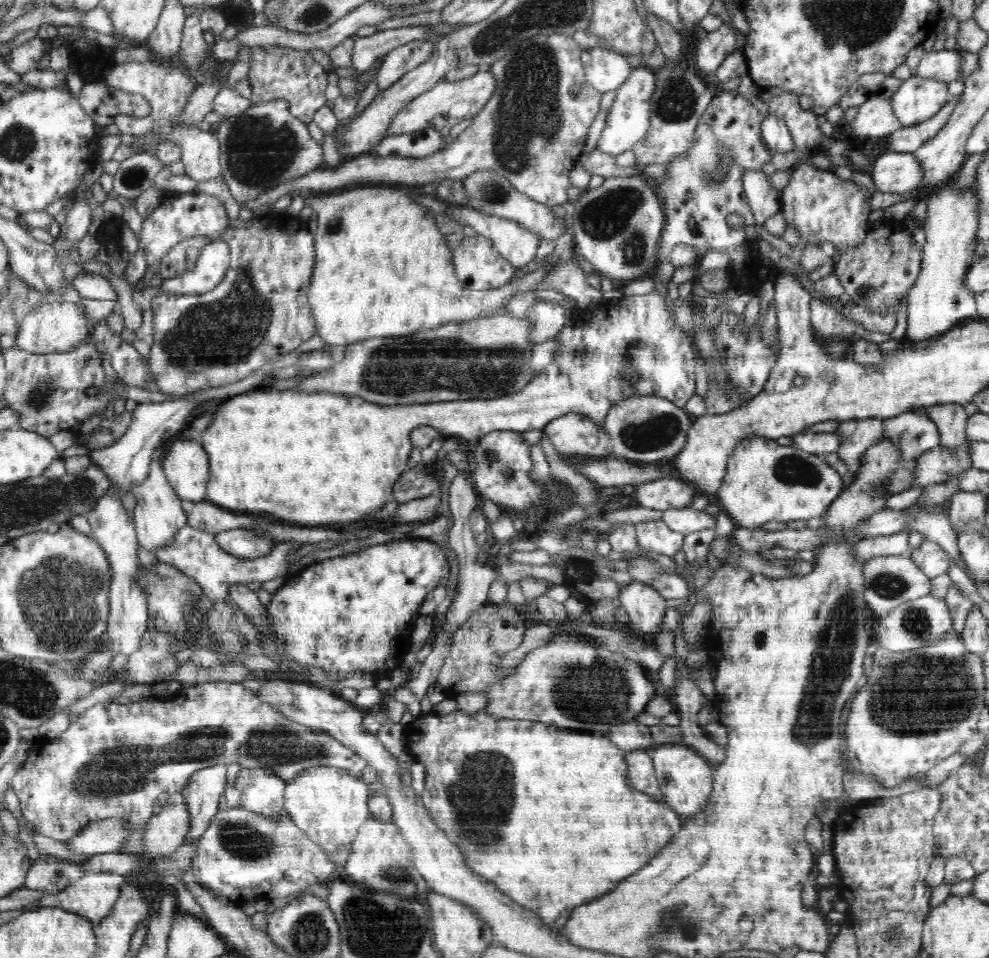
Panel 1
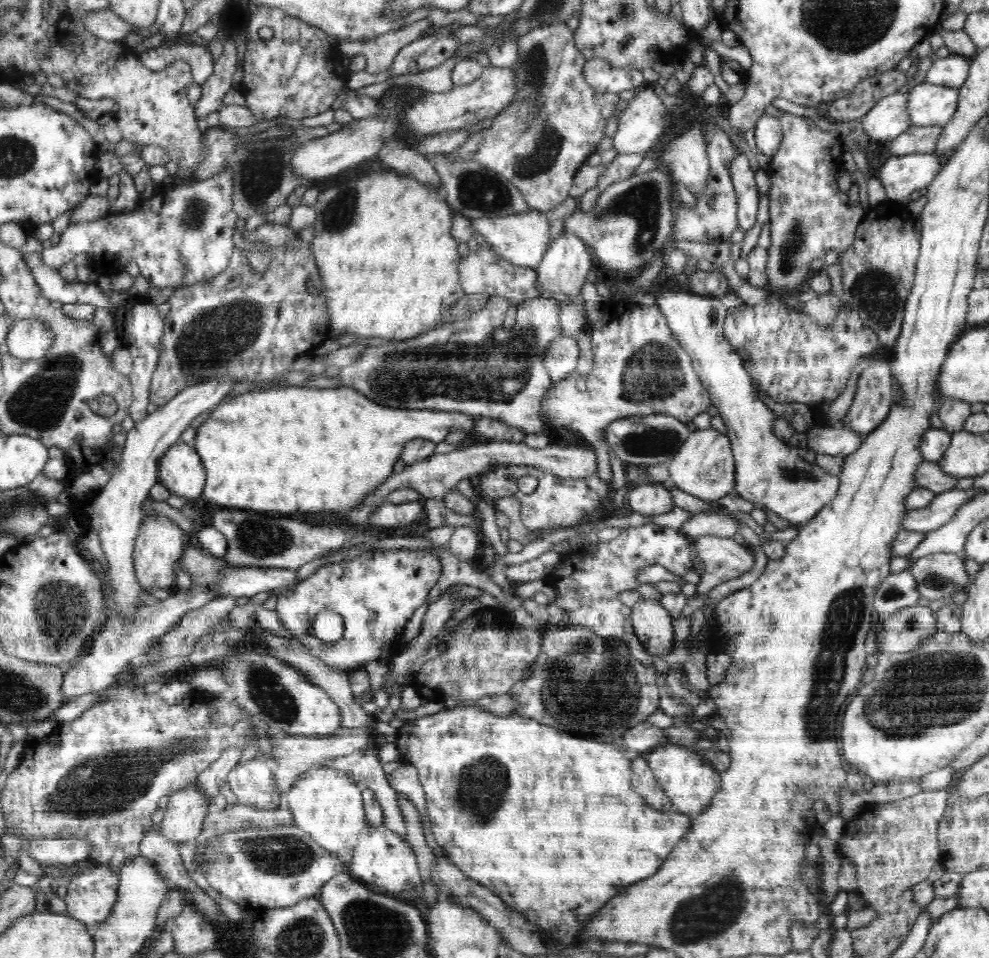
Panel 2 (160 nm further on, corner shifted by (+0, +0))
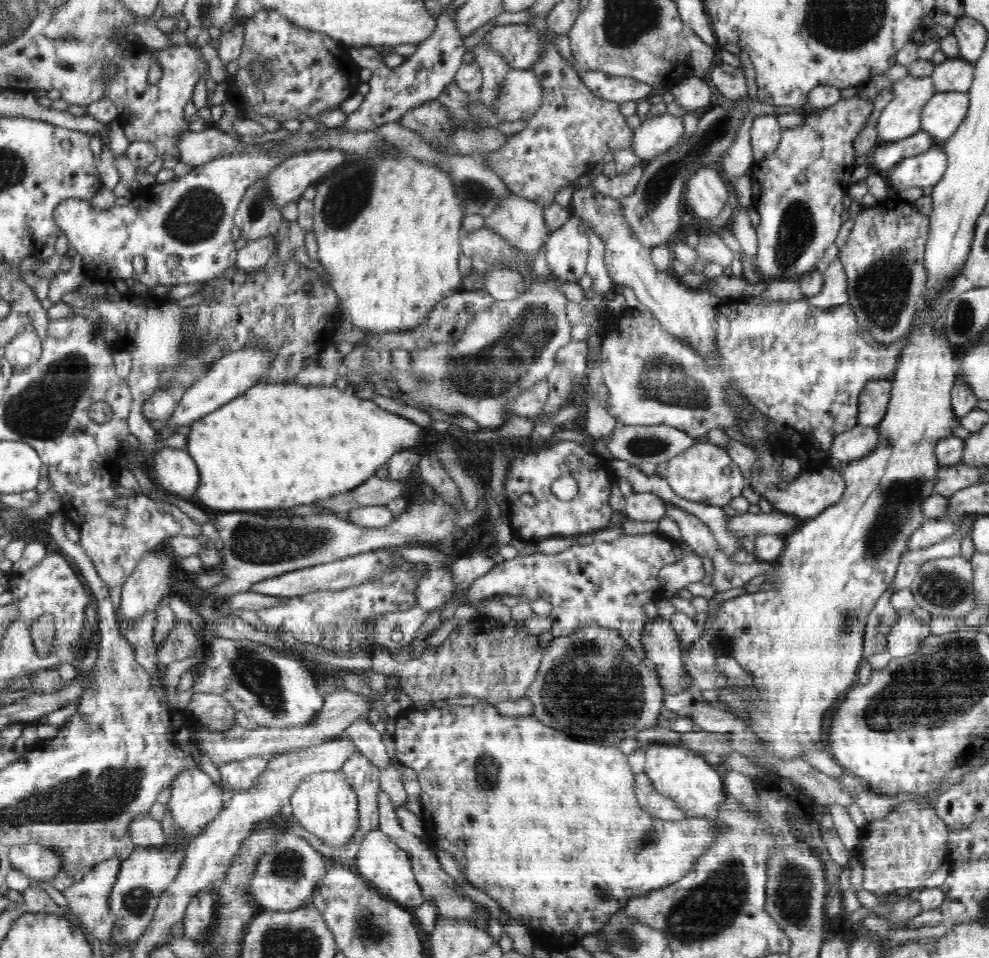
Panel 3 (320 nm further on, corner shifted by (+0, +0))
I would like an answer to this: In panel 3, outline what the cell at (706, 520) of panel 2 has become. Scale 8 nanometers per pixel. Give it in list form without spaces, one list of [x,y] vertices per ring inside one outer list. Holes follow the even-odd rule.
[[[733,513],[730,514],[728,531],[739,537],[751,536],[757,533],[779,535],[785,537],[798,529],[802,521],[786,513]]]

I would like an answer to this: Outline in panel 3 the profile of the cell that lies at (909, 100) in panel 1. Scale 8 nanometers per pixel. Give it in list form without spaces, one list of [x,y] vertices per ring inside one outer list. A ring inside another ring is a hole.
[[[936,92],[922,110],[922,131],[930,133],[935,142],[946,142],[966,119],[969,94]]]

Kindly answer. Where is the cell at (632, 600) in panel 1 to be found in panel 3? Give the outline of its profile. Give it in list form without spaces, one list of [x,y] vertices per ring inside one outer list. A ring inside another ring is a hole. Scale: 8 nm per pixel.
[[[660,616],[650,620],[644,630],[642,644],[644,645],[645,656],[654,662],[657,679],[659,685],[665,690],[665,695],[682,693],[689,686],[692,687],[692,678],[686,672],[686,665],[684,665],[684,650],[670,621],[663,620]]]

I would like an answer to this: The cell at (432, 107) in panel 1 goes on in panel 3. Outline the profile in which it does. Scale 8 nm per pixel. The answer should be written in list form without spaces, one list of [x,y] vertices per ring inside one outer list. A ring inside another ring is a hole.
[[[512,69],[506,76],[493,109],[501,122],[526,121],[538,113],[542,102],[543,91],[537,75],[530,69]]]

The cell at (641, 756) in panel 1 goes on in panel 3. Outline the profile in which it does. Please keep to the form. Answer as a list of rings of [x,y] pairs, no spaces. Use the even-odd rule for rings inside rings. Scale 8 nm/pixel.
[[[646,773],[634,774],[634,780],[637,801],[648,814],[666,821],[678,821],[687,817],[671,798],[660,794],[652,786]]]

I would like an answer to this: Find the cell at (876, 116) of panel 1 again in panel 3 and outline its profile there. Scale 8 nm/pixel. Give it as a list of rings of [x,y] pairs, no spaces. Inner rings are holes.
[[[899,63],[893,64],[883,77],[887,78],[886,86],[892,90],[894,98],[880,114],[877,124],[878,138],[882,141],[898,141],[917,134],[922,129],[922,110],[931,97],[937,92],[930,77],[914,78],[909,76],[907,66]]]

